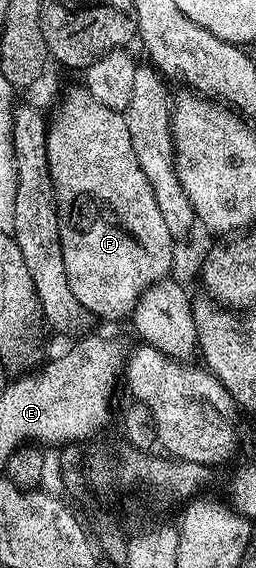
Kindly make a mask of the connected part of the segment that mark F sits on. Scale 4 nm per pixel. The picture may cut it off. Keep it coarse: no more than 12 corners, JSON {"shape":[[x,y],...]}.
{"shape":[[84,85],[45,139],[59,261],[94,319],[128,319],[175,239],[124,113]]}

